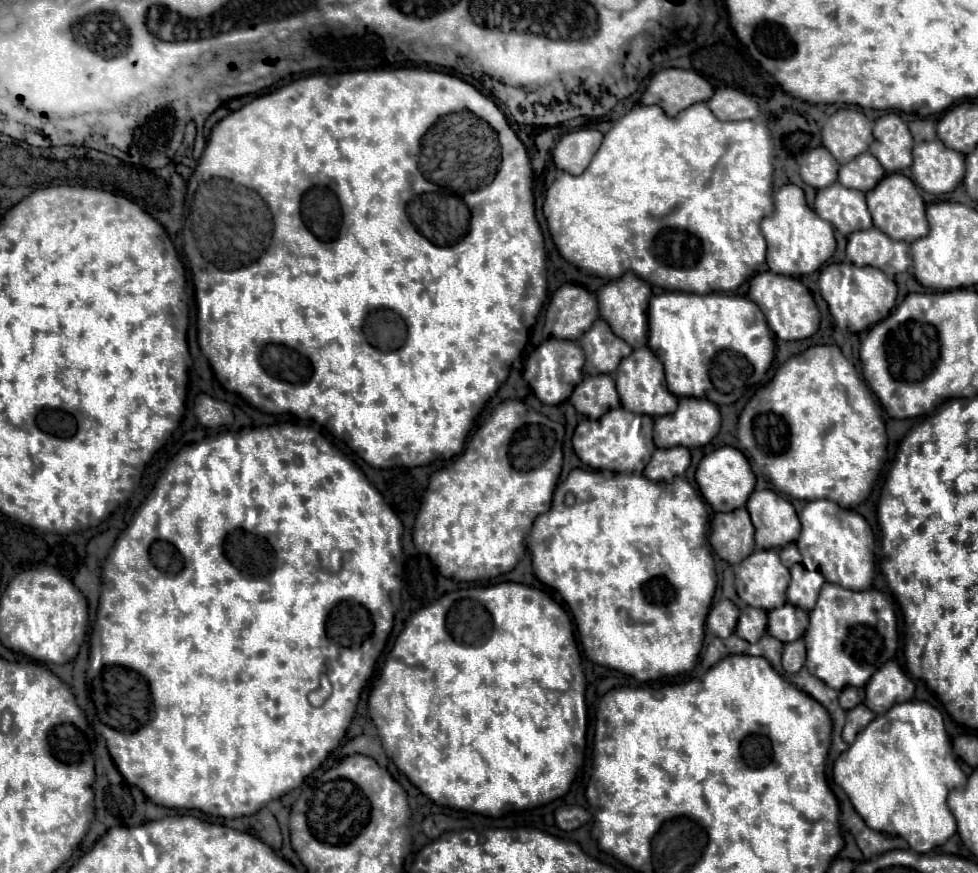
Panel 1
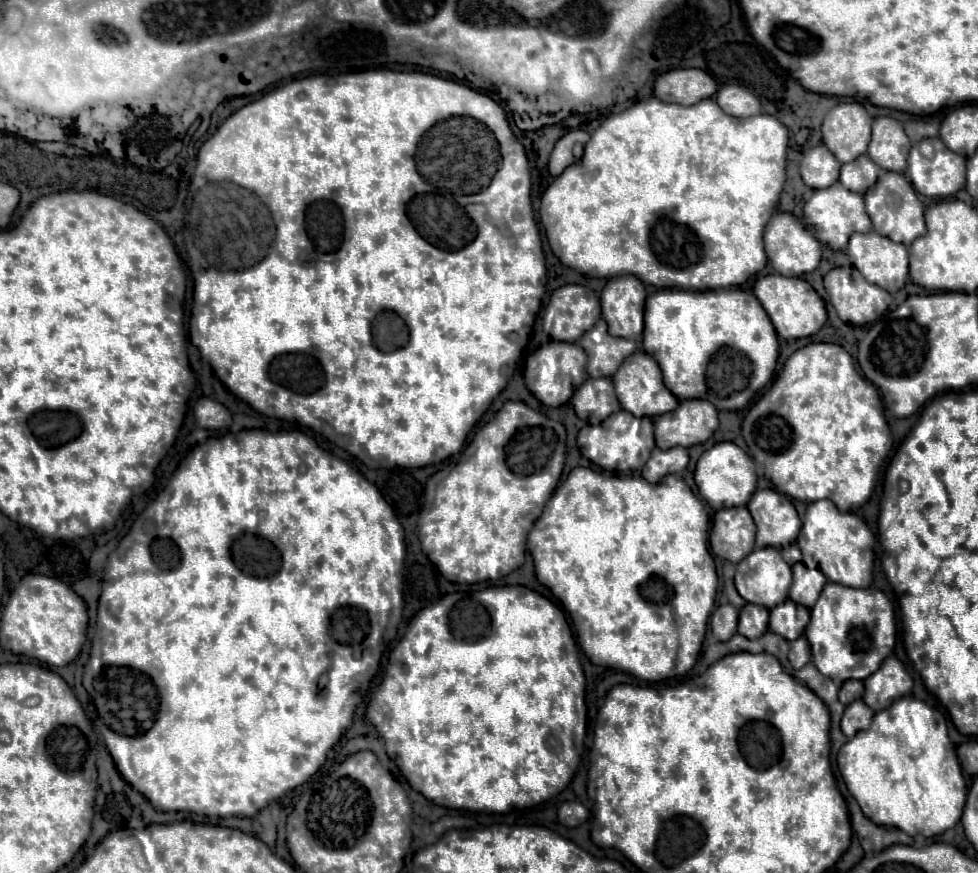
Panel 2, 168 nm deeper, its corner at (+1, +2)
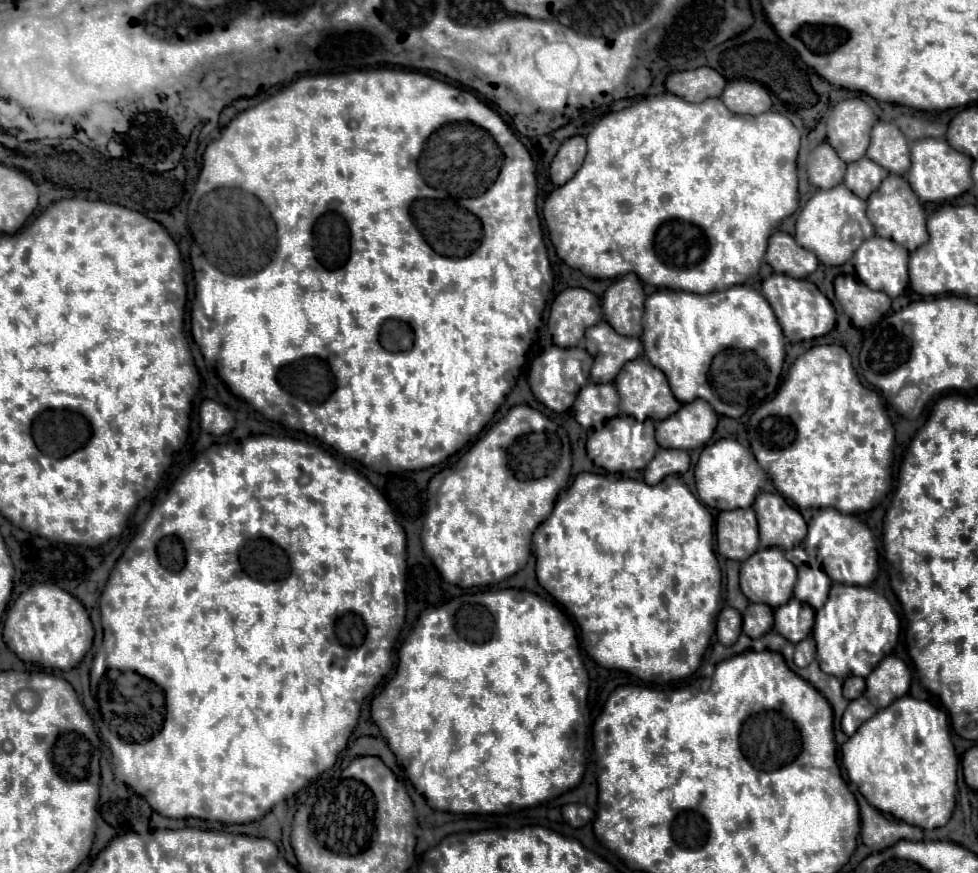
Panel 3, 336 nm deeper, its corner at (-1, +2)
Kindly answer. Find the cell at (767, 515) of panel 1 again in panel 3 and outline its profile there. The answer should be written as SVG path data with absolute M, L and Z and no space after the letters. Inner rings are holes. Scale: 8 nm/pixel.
M760 492L752 504L760 526L760 546L778 546L790 550L806 538L806 522L800 512L786 504L782 496Z

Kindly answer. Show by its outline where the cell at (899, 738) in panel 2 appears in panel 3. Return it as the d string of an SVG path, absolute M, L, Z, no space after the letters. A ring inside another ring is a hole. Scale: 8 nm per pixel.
M904 696L892 702L892 706L878 710L852 738L848 738L848 742L842 744L842 762L848 778L858 784L860 794L864 794L876 810L892 814L910 826L920 826L924 830L944 826L956 808L958 758L946 730L944 714L926 700Z

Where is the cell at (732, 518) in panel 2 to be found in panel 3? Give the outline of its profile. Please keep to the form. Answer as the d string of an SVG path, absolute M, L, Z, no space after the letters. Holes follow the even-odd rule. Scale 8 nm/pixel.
M752 508L720 512L716 520L718 554L730 560L750 558L758 550L758 524Z

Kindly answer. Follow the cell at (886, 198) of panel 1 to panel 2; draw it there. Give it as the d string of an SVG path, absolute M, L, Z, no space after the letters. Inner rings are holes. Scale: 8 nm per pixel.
M896 172L880 174L878 182L864 194L864 200L866 200L866 212L872 220L874 232L894 242L900 242L904 246L910 246L918 236L926 234L924 204L918 200L914 188L910 186L910 180L904 174L896 174Z

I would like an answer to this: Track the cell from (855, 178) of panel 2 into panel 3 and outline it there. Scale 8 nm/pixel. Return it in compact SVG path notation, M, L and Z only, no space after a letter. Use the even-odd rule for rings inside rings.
M860 158L852 164L848 164L846 176L844 176L844 184L862 200L868 198L868 194L872 194L872 190L876 190L876 186L880 186L880 182L888 176L888 172L878 166L876 162L872 162L870 158Z

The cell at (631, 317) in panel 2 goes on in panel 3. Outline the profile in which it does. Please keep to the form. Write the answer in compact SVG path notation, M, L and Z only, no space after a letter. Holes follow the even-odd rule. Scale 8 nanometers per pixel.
M636 274L618 278L602 298L602 310L606 322L622 336L642 334L644 314L644 288Z

